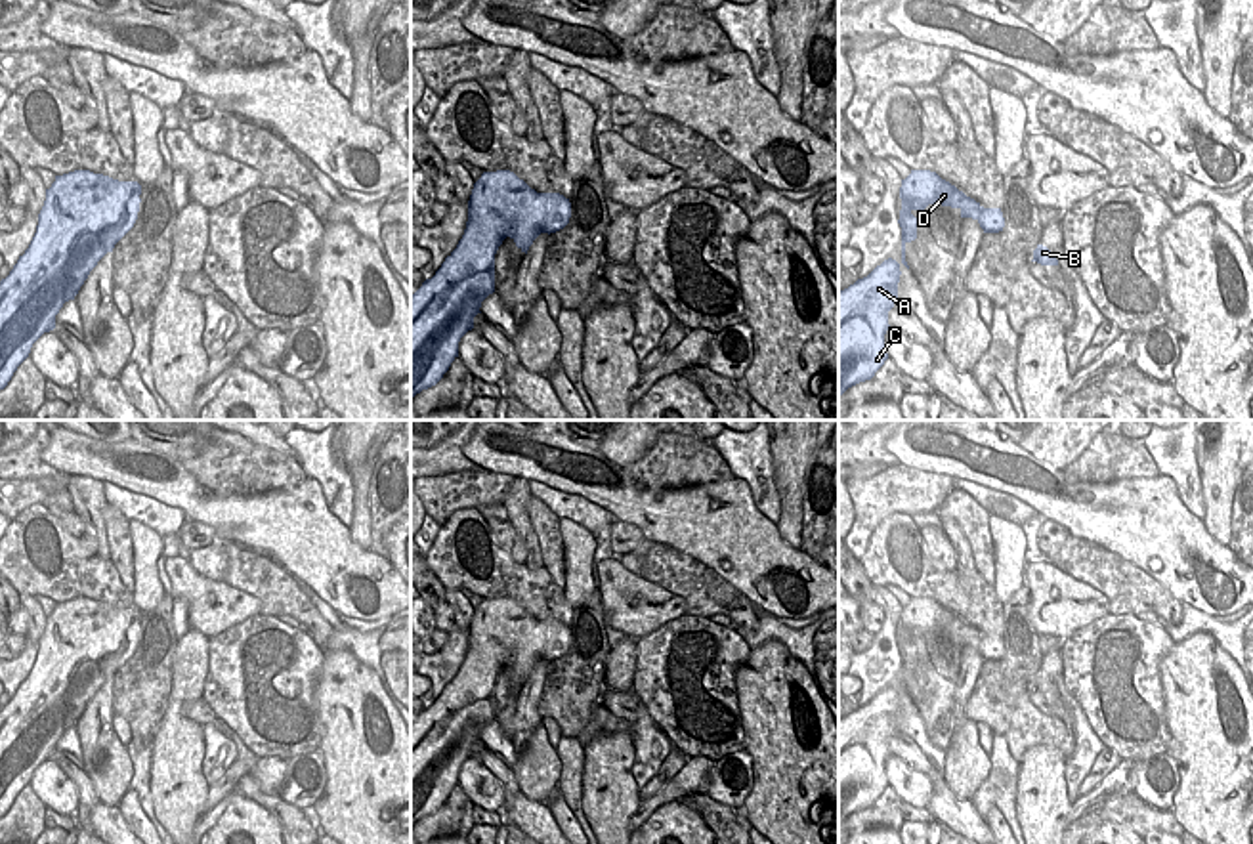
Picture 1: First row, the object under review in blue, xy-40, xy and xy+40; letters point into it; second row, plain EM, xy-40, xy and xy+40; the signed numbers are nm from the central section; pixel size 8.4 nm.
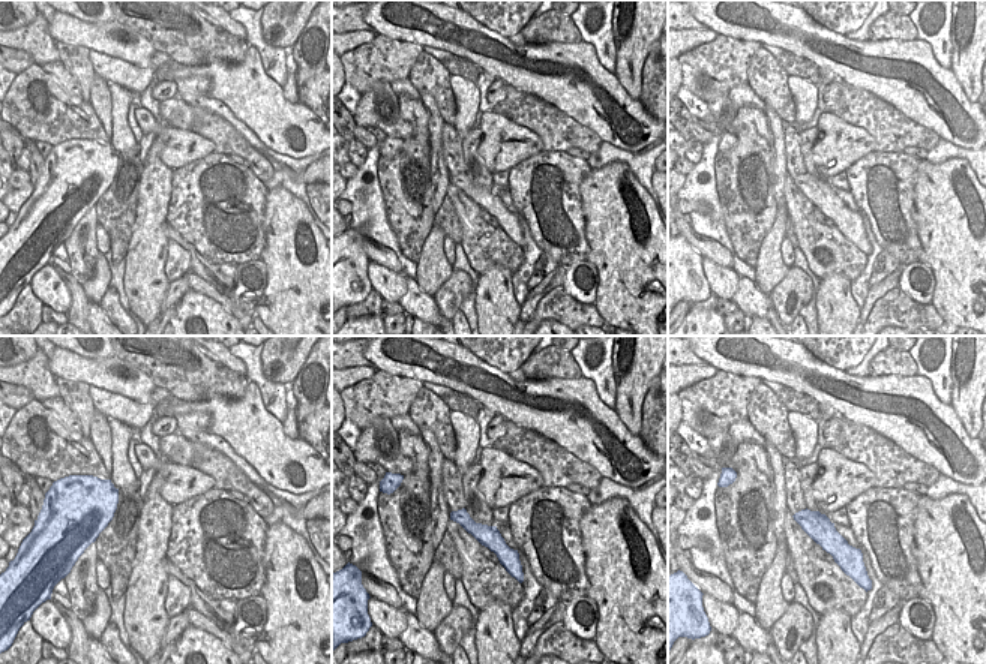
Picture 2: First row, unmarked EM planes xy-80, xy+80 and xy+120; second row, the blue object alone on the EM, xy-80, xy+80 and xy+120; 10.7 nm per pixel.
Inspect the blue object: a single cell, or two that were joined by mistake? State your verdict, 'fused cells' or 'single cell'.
single cell

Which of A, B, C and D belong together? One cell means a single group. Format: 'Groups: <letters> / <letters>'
Groups: A B C D.

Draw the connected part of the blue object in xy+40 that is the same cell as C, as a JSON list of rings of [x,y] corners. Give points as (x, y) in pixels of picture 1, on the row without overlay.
[[[911,598],[900,615],[902,638],[902,689],[888,686],[867,705],[839,720],[839,825],[852,813],[871,808],[888,787],[884,762],[890,756],[888,739],[898,731],[900,693],[905,689],[905,672],[917,666],[913,638],[942,632],[972,645],[984,661],[1005,655],[1001,636],[984,636],[949,609],[930,598]]]

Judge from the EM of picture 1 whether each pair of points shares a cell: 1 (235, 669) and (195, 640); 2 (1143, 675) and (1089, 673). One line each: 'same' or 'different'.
1: different
2: same

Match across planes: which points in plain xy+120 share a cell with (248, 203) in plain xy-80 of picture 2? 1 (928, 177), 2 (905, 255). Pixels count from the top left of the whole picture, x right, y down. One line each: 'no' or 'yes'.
1: no
2: yes

